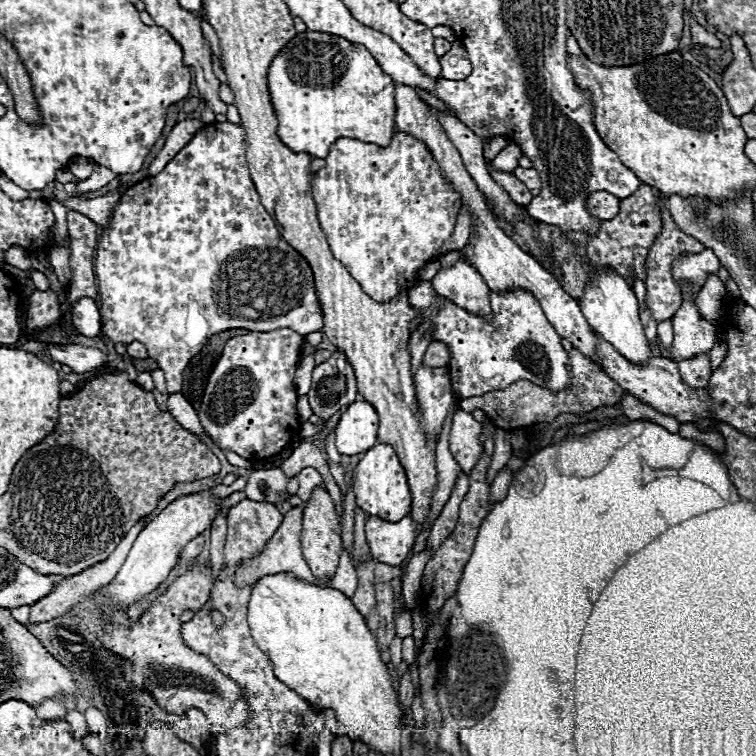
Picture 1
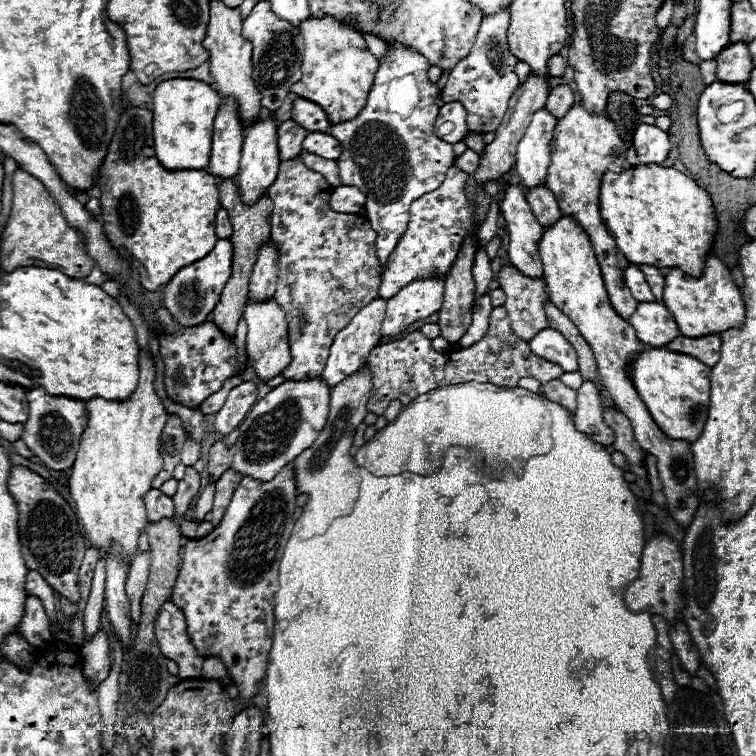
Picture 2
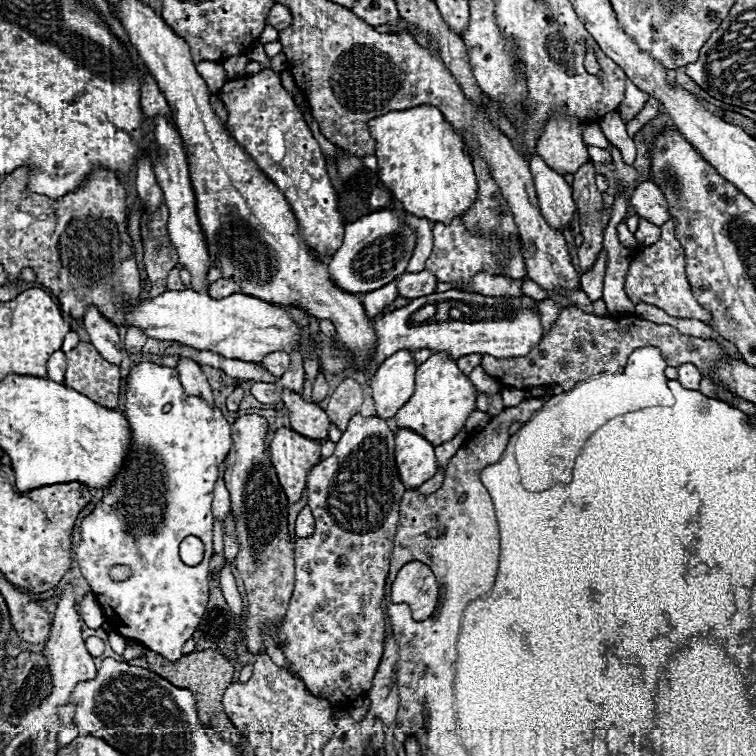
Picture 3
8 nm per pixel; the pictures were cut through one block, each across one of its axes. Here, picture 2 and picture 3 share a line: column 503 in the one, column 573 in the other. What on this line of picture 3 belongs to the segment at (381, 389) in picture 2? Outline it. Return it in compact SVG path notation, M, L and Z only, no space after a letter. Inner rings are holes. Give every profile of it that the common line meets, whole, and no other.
M566 308L564 310L564 318L558 318L556 320L556 326L550 330L550 334L546 338L542 338L526 356L520 356L520 358L494 358L494 356L484 356L482 358L482 368L498 378L504 386L508 388L518 388L518 390L524 390L524 388L532 388L532 386L562 386L564 390L570 390L572 386L576 386L576 382L582 382L584 378L590 378L592 374L600 374L600 372L612 372L612 370L618 370L618 368L624 368L626 366L626 360L628 360L628 354L632 354L636 348L644 348L644 346L656 346L662 350L668 366L682 366L682 364L694 364L704 378L710 378L718 390L718 394L722 398L730 398L734 400L736 394L732 394L726 386L722 386L714 374L712 374L712 364L720 358L720 356L726 356L724 348L718 346L716 342L712 340L702 340L702 338L694 338L694 336L684 336L680 334L676 328L672 326L666 326L666 324L652 324L648 320L642 320L638 316L616 316L616 318L600 318L600 316L594 316L594 314L584 314L582 310L578 308Z

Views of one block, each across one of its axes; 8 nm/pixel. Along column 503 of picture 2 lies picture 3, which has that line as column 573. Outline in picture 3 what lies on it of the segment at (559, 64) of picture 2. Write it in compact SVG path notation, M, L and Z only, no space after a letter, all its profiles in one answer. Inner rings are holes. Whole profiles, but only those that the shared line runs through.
M552 118L536 146L536 152L558 174L574 174L590 156L582 142L582 122L576 118Z

